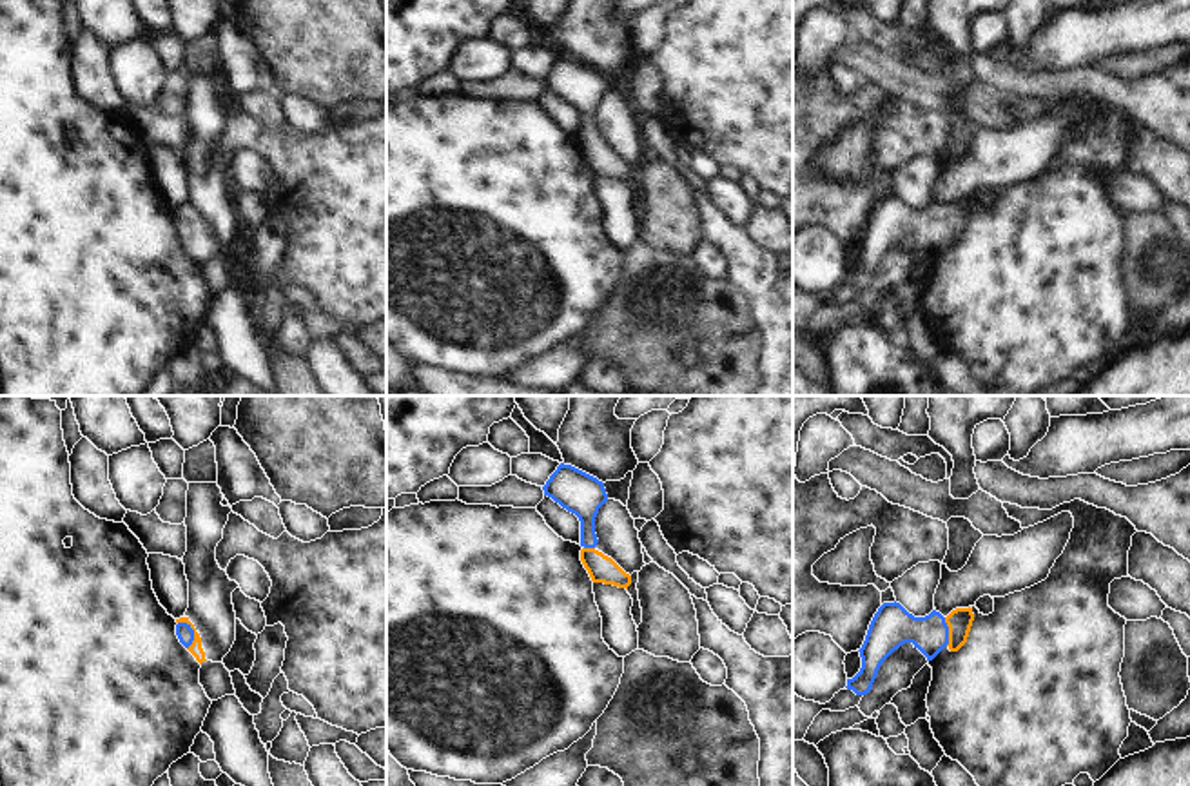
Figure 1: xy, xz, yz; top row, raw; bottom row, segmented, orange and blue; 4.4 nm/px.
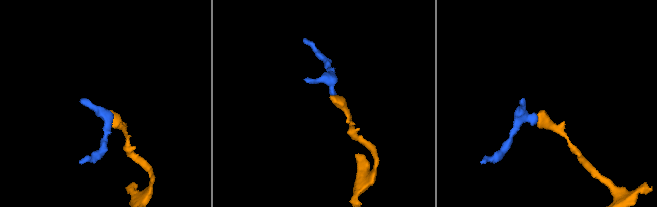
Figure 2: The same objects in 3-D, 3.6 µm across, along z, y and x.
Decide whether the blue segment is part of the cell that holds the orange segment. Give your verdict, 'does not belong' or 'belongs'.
belongs

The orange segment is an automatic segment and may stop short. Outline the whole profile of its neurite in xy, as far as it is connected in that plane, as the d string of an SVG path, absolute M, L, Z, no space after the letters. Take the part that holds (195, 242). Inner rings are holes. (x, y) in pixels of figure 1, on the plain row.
M180 211L176 212L176 216L176 229L180 236L196 251L200 258L207 254L201 241L201 231L196 225L194 218L189 214L189 211Z

